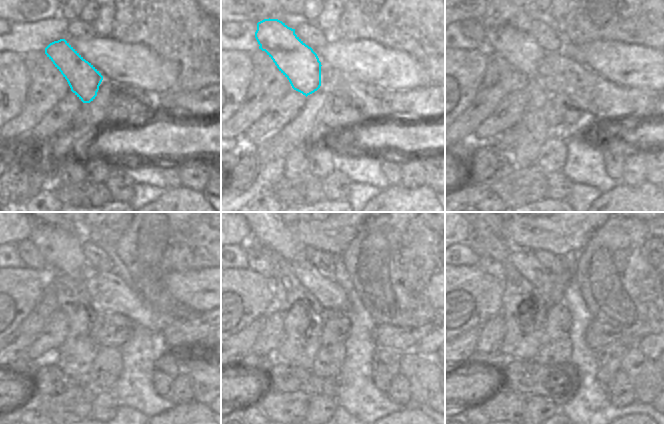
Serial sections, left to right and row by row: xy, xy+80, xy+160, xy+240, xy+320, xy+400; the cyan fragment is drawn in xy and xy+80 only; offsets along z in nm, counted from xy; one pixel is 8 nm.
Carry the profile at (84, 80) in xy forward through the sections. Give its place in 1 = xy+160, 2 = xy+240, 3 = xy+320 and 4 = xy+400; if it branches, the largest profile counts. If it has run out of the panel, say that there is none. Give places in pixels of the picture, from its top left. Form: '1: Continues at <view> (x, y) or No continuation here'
1: Continues at xy+160 (506, 25)
2: Continues at xy+240 (60, 243)
3: Continues at xy+320 (272, 232)
4: Continues at xy+400 (499, 232).

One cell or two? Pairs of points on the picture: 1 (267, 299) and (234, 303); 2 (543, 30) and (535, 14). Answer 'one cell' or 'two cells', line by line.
1: one cell
2: two cells

